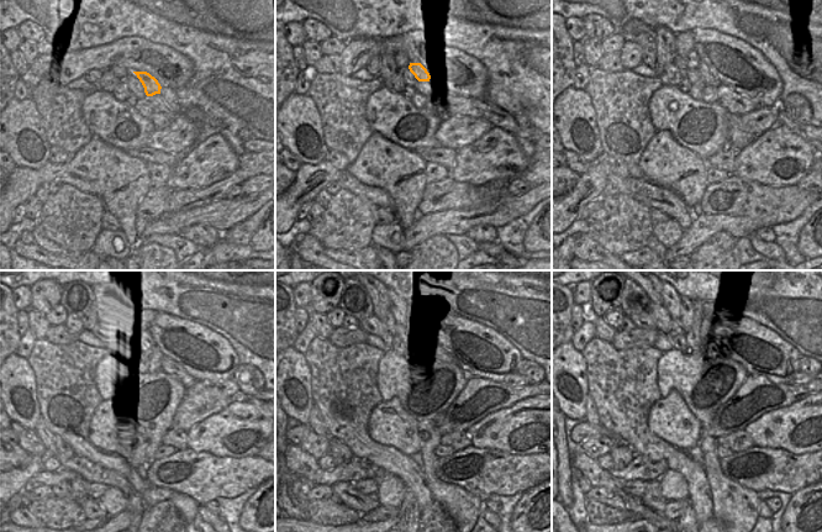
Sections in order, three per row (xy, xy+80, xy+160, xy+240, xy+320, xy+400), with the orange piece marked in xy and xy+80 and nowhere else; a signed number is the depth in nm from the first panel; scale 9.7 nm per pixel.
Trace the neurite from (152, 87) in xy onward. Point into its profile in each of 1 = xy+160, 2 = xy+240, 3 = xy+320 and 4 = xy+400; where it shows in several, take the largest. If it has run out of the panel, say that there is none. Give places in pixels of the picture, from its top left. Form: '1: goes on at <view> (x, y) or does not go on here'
1: goes on at xy+160 (691, 59)
2: goes on at xy+240 (132, 331)
3: goes on at xy+320 (401, 315)
4: goes on at xy+400 (670, 300)

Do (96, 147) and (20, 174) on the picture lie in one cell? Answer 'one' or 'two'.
one

